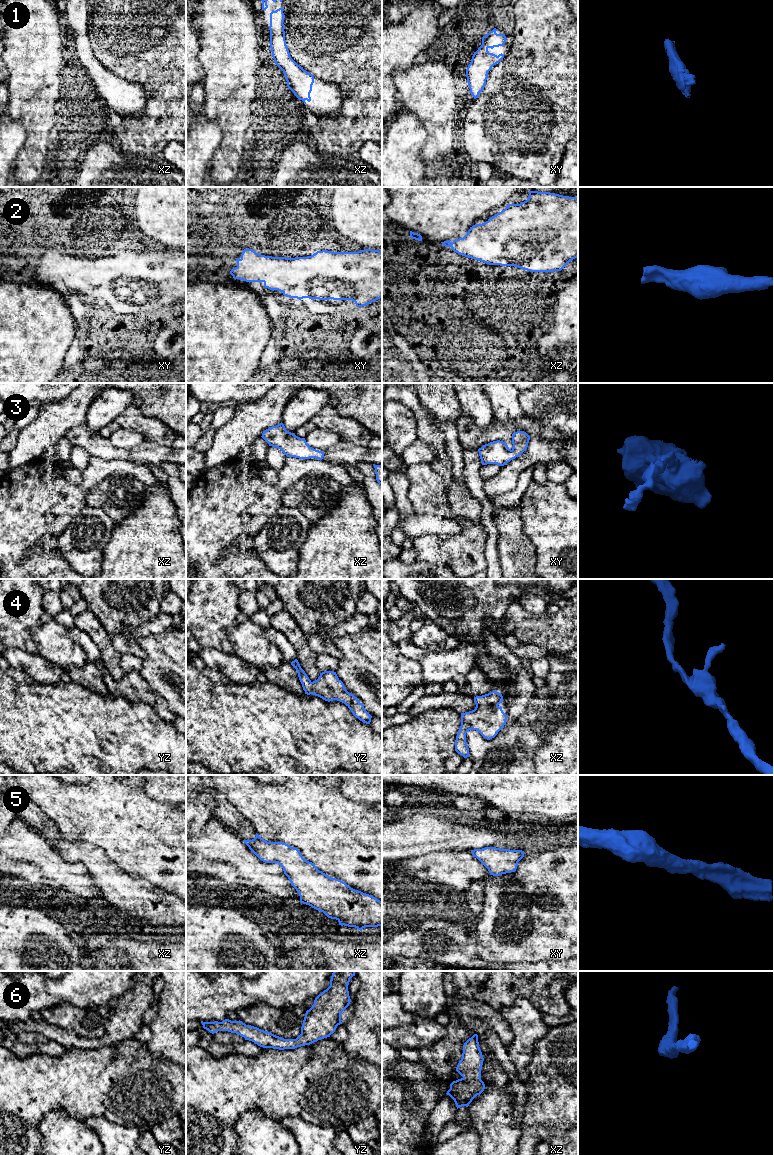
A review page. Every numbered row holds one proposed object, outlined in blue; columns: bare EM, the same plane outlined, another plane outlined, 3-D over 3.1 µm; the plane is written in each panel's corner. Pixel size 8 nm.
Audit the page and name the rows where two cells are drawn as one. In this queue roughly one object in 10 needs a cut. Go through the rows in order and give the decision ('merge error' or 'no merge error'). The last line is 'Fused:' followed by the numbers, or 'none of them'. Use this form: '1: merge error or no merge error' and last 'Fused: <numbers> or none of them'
1: no merge error
2: no merge error
3: no merge error
4: no merge error
5: no merge error
6: no merge error
Fused: none of them

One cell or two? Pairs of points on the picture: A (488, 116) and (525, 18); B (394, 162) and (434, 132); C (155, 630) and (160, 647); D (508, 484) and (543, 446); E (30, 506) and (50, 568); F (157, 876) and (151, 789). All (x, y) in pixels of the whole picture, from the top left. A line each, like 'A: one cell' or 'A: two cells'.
A: one cell
B: two cells
C: two cells
D: one cell
E: one cell
F: two cells

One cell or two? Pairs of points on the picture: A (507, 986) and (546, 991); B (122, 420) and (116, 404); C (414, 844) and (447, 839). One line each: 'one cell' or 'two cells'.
A: one cell
B: two cells
C: one cell

